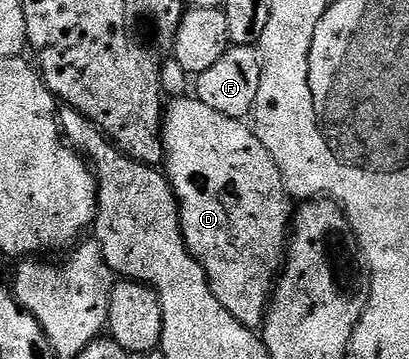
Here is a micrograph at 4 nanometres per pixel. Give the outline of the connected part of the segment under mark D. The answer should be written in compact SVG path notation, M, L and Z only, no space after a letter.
M197 96L173 99L165 107L162 116L162 149L164 151L164 173L171 189L174 190L174 197L177 199L178 220L182 230L182 239L188 252L197 260L200 268L204 268L216 300L220 300L220 304L224 304L224 308L228 308L228 312L232 312L232 316L236 320L240 320L242 326L257 331L261 327L262 321L266 319L266 308L270 304L272 291L276 286L276 275L284 262L284 251L288 246L288 231L292 221L291 199L288 197L287 188L282 183L282 177L272 156L266 151L264 144L260 144L253 129L245 121L224 116L220 112L216 112L216 108L208 108L208 104L204 104Z

